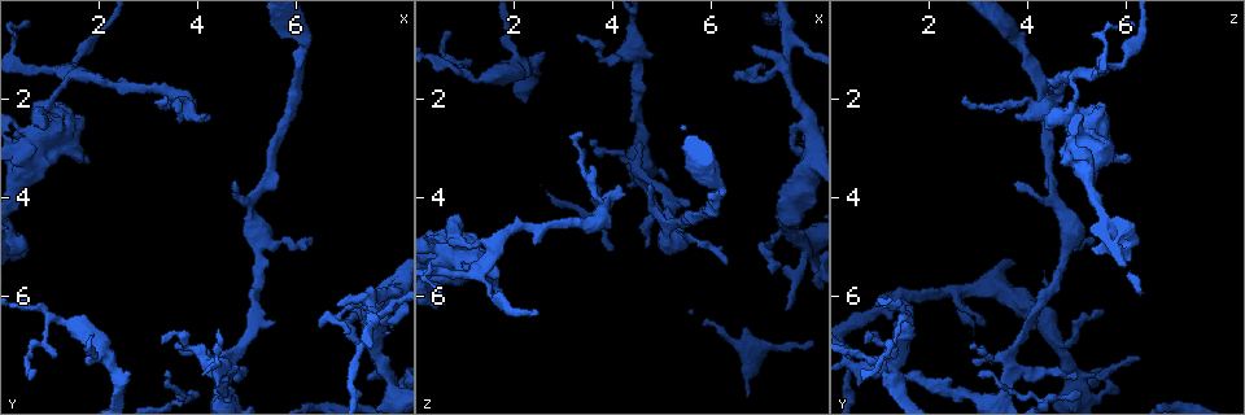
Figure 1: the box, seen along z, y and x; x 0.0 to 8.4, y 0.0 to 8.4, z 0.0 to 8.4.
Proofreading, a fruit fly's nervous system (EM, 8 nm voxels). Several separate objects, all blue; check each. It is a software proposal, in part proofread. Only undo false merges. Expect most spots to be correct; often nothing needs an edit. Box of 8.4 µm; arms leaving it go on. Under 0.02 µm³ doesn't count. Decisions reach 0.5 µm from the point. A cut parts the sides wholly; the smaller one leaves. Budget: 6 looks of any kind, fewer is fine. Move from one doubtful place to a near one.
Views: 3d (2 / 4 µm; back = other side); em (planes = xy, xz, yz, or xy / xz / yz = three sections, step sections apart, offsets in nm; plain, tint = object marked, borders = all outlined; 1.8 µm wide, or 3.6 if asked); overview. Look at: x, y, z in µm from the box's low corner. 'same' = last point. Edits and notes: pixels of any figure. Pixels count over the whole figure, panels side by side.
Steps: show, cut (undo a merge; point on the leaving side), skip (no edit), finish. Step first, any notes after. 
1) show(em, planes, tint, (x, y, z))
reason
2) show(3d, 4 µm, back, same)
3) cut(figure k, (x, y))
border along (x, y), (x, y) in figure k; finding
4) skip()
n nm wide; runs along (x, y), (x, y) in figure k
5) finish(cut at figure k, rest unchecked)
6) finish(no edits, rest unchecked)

show(em, planes, borders, (1.05, 6.45, 1.60))
a narrow waist

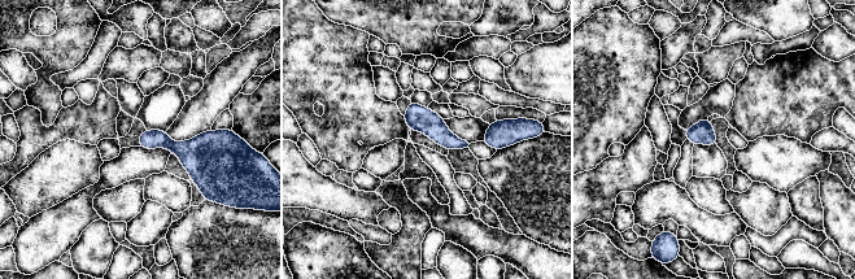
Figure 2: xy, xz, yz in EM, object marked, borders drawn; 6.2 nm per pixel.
skip()
120 nm wide; continuous, no second cell

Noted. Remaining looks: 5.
show(em, xz, step 16, tint, (3.85, 2.10, 4.10))
calibre changes

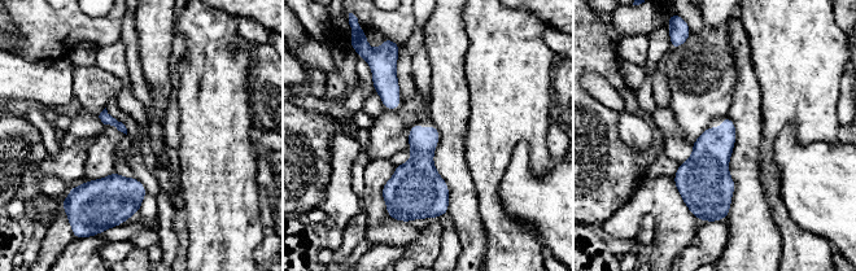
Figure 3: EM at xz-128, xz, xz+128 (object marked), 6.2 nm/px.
skip()
40 nm wide; all the same cell

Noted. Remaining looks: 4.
show(em, 3.6 µm, planes, tint, (0.65, 2.65, 5.05))
small branch off a trunk

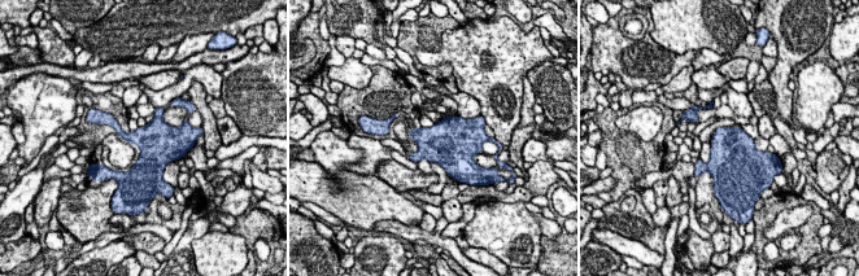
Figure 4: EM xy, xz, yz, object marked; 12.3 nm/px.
skip()
one cell here

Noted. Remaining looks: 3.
finish(no edits, rest unchecked)

